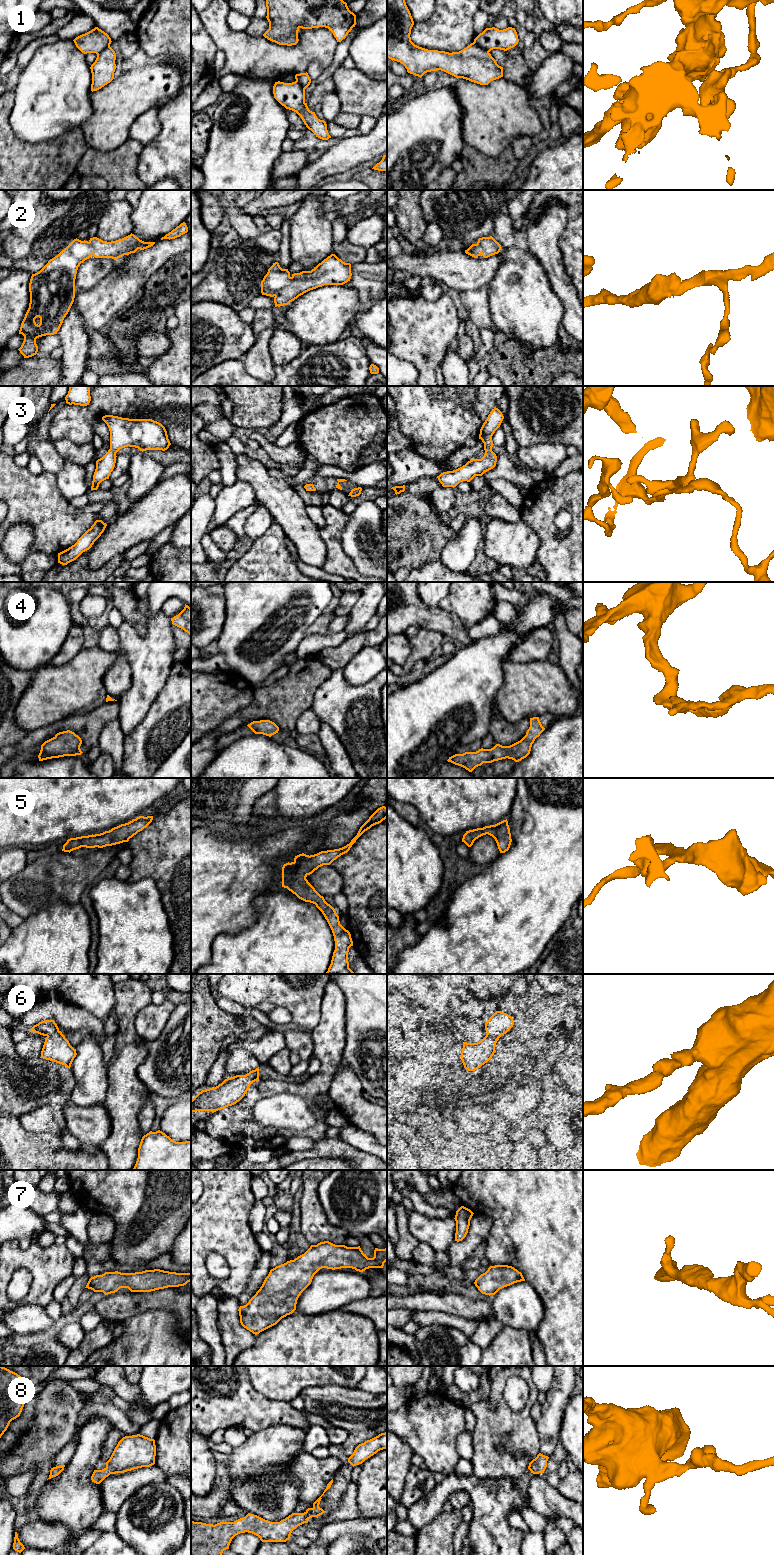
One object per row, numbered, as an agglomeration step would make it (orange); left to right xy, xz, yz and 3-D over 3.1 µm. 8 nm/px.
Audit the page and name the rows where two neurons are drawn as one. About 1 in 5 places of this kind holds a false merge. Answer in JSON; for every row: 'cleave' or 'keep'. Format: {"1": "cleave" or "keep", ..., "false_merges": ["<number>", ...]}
{"1": "cleave", "2": "keep", "3": "keep", "4": "keep", "5": "keep", "6": "keep", "7": "keep", "8": "keep", "false_merges": ["1"]}

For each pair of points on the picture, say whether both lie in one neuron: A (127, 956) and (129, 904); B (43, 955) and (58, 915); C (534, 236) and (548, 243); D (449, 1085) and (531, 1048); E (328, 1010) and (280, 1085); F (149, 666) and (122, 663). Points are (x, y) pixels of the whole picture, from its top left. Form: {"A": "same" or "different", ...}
{"A": "same", "B": "same", "C": "same", "D": "different", "E": "same", "F": "different"}

